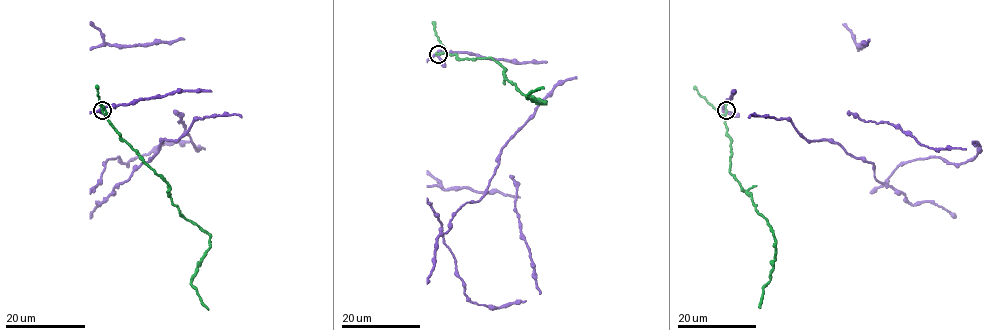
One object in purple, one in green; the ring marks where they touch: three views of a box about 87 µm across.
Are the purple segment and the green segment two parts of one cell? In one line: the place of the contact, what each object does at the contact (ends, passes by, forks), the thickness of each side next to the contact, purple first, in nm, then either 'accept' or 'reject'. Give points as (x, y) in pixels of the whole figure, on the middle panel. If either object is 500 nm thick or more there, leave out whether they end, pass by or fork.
place (438, 54); purple forks; green passes by; calibres 440 and 240 nm; reject

